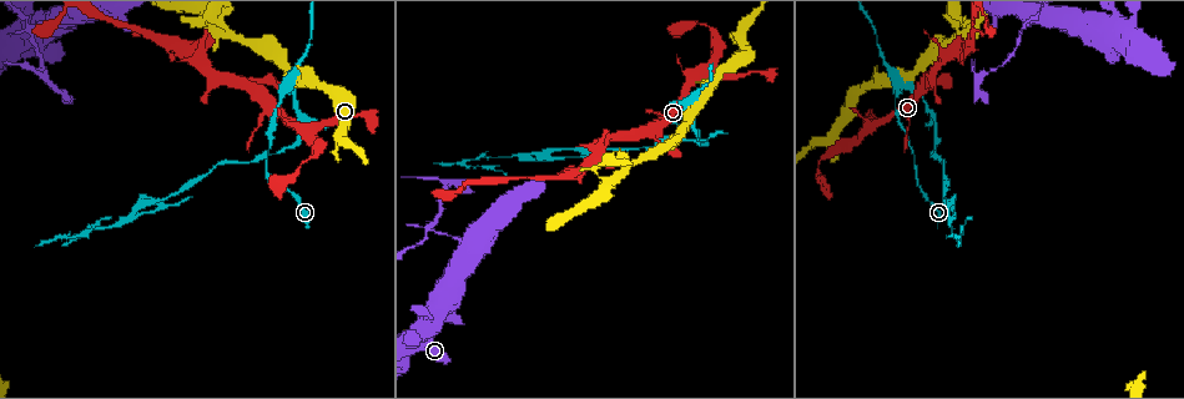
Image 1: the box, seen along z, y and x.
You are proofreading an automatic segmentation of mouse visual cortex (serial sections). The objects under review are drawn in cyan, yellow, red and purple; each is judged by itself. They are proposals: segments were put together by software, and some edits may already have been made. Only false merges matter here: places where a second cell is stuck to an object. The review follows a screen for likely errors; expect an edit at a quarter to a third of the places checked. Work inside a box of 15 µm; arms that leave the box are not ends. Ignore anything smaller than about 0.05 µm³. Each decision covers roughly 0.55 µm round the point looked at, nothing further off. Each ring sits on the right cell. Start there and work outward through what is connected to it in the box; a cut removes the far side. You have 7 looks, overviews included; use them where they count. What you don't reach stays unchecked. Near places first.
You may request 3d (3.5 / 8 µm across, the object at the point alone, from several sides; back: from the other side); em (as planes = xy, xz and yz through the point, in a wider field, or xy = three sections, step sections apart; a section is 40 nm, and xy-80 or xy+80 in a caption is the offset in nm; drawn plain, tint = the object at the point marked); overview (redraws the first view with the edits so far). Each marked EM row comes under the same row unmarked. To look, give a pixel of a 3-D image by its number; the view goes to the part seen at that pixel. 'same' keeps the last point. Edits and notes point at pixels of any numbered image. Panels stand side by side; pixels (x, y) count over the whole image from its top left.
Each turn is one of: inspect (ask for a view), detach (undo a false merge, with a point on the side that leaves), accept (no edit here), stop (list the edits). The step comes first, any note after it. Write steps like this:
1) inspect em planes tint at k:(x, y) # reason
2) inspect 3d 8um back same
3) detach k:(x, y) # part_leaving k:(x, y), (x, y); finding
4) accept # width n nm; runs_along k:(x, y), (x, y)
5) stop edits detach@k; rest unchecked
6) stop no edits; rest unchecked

inspect 3d 3.5um at 1:(287, 85) # branch point

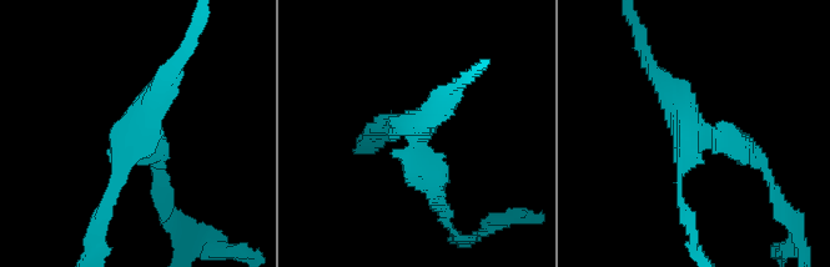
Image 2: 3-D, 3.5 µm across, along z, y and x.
inspect em xy step 3 tint at 2:(689, 134) # arms 3; arm_widths 100, 350, 350 nm; need the tissue

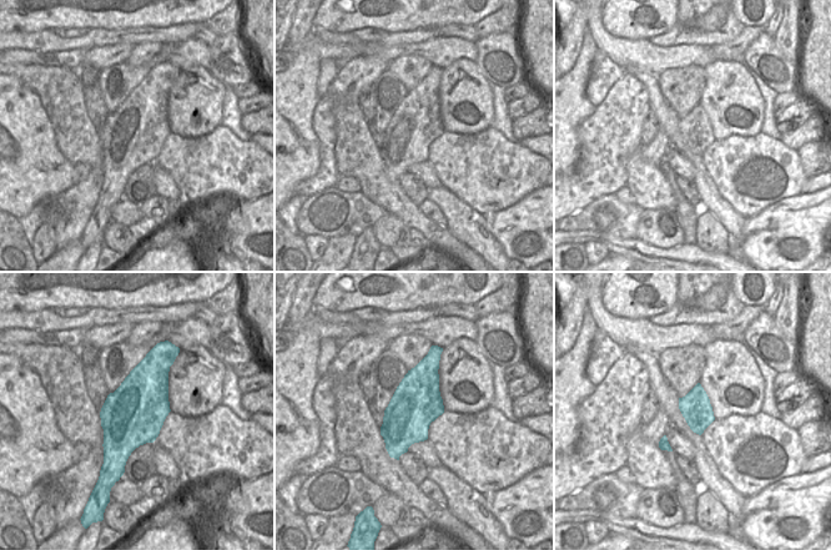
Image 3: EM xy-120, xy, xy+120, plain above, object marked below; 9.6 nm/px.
detach 2:(746, 159) # a second cell is stuck on

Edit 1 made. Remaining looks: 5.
inspect 3d 3.5um at 1:(213, 16) # a narrow waist

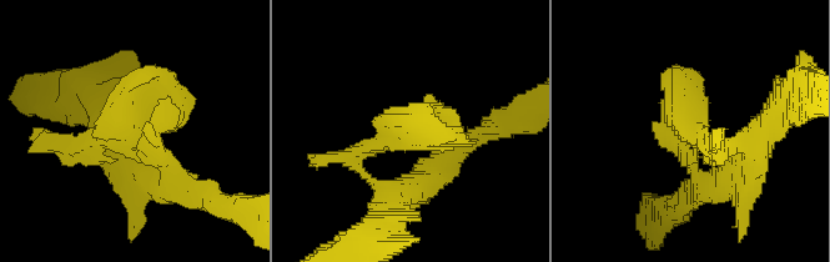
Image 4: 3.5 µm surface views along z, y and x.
inspect em xy step 1 tint at 4:(691, 135) # arms 3; arm_widths 200, 250, 300 nm; shape alone is not enough

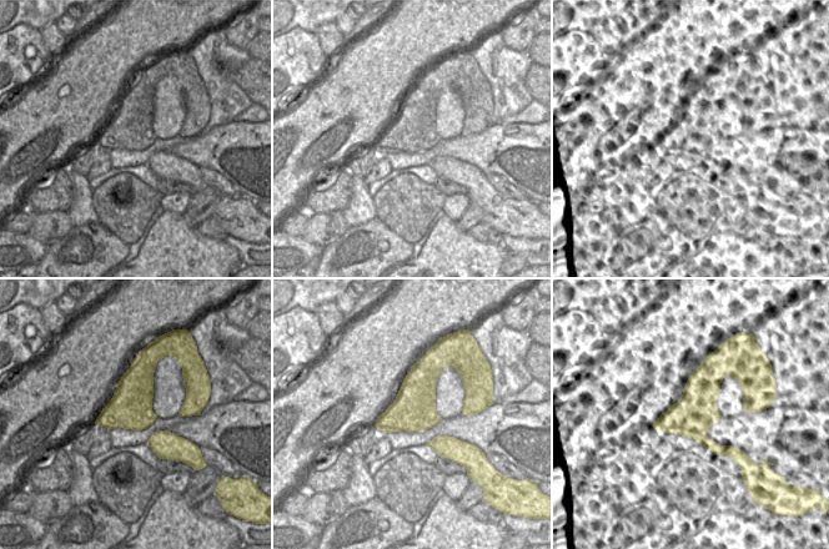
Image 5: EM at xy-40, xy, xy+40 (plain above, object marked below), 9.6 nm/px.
accept # runs_along 4:(185, 191), (127, 129), (124, 91), (146, 84); one cell here

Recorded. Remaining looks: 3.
inspect 3d 3.5um at 1:(33, 26) # three-way junction

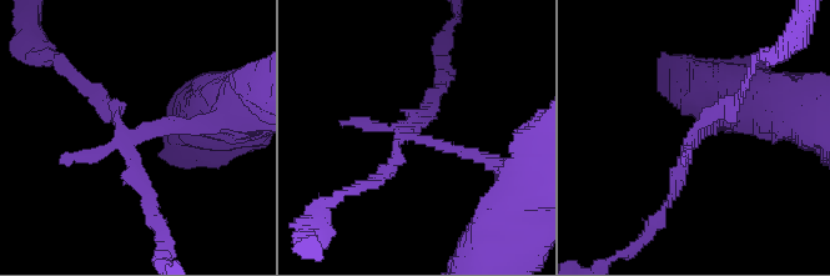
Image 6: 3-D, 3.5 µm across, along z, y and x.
inspect em xy step 1 tint at 6:(129, 136) # shape alone is not enough

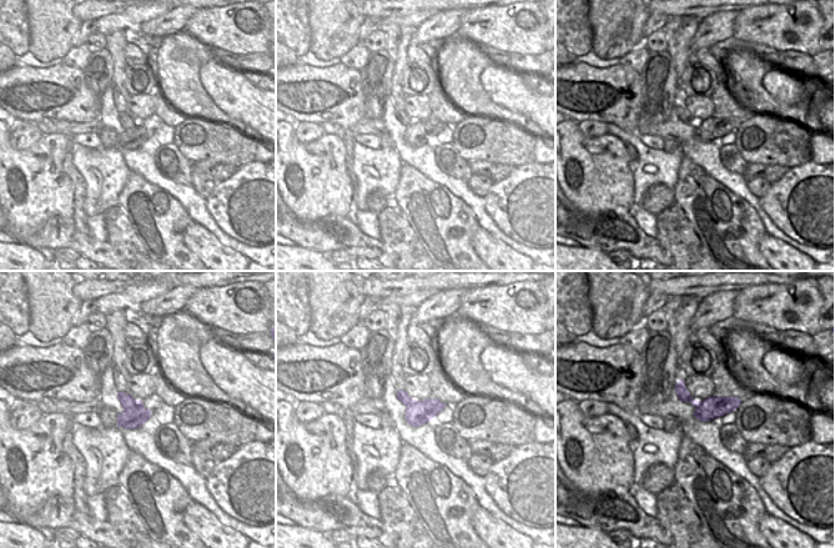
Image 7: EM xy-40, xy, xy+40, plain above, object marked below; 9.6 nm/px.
detach 6:(136, 185) # part_leaving 6:(124, 145), (162, 245); a second cell is stuck on

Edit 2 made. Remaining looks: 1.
stop edits detach@2, detach@6; rest unchecked

